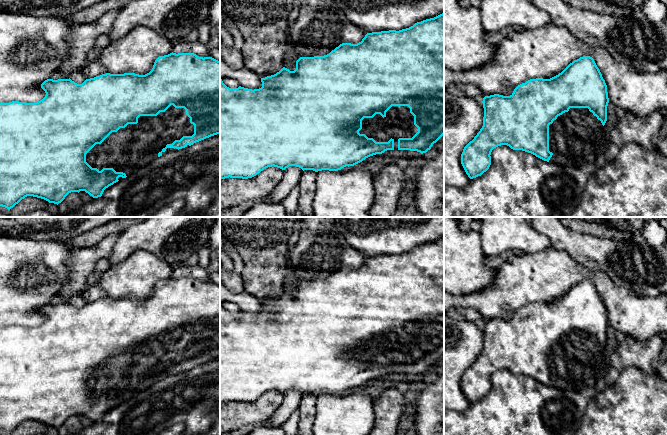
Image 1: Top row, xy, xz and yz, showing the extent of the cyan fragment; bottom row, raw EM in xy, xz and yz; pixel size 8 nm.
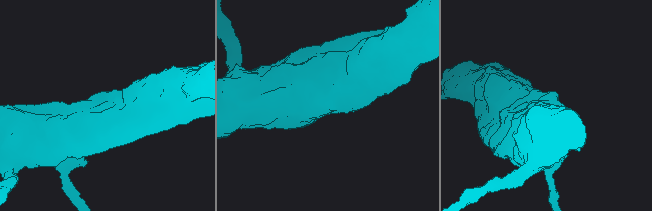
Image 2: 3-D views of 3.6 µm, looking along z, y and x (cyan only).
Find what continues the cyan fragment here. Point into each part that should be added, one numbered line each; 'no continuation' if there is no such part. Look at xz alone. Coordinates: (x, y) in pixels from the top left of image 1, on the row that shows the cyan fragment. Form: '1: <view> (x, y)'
1: xz (399, 123)

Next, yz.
1: yz (575, 138)

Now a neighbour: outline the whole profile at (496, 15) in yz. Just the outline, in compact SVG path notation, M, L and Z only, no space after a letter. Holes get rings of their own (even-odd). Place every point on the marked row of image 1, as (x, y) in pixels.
M481 0L479 9L487 32L504 32L509 27L533 29L551 23L532 0Z

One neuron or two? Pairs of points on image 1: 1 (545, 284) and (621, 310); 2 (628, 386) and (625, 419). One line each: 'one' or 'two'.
1: one
2: one

